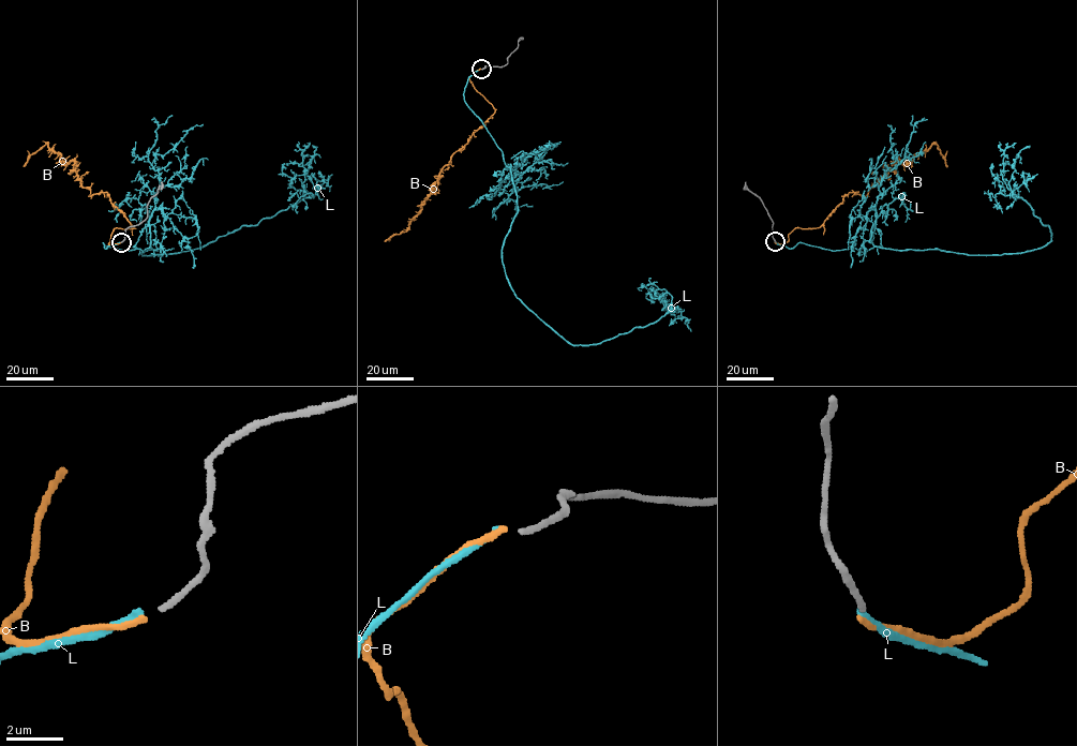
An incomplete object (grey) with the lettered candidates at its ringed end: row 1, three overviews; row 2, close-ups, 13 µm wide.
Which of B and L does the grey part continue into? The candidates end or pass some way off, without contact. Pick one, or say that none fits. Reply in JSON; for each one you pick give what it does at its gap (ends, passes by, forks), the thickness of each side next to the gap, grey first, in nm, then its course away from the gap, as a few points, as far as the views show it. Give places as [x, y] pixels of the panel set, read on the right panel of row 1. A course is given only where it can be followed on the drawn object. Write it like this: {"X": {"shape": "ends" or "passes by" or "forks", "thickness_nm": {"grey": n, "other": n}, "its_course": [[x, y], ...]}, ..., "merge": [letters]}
{"merge": []}

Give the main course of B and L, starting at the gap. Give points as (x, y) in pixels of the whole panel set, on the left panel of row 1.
B: (120, 243), (108, 244), (115, 228), (134, 228), (106, 192), (90, 195), (73, 161), (47, 143), (24, 166)
L: (119, 242), (103, 243), (158, 250), (143, 255), (177, 253), (311, 197), (302, 187), (310, 142)

